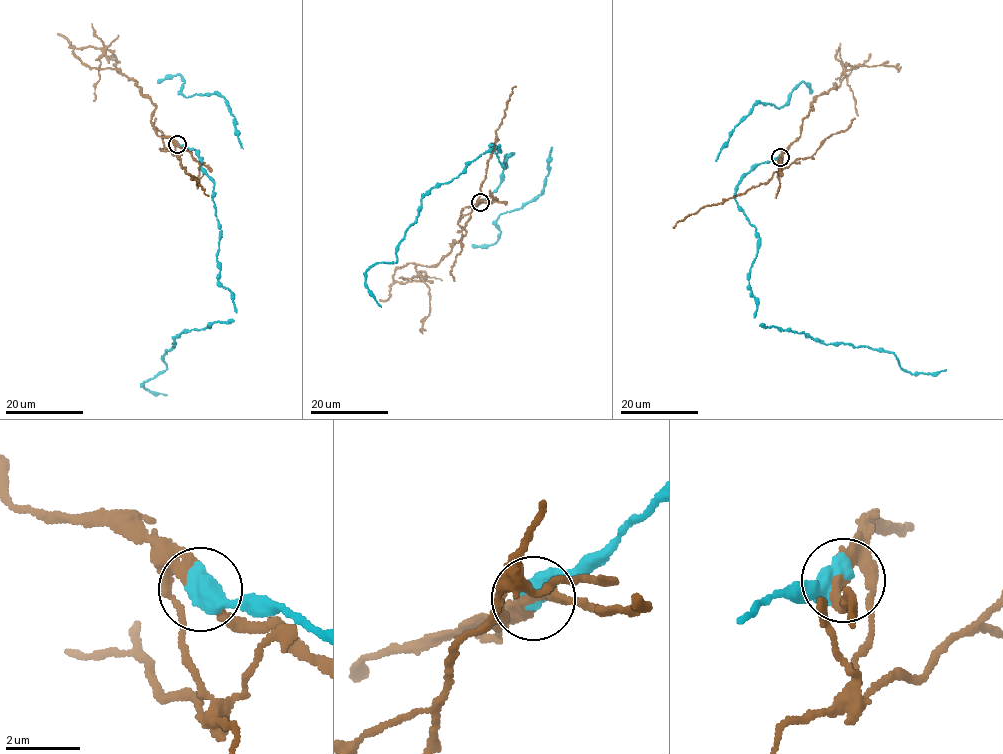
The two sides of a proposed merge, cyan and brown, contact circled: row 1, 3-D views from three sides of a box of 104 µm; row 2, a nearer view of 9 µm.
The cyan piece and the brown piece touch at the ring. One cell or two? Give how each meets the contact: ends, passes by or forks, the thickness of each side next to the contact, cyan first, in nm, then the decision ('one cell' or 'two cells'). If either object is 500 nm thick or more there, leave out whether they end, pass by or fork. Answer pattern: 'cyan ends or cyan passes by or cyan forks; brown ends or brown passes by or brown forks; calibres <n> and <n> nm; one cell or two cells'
calibres 650 and 280 nm; two cells

